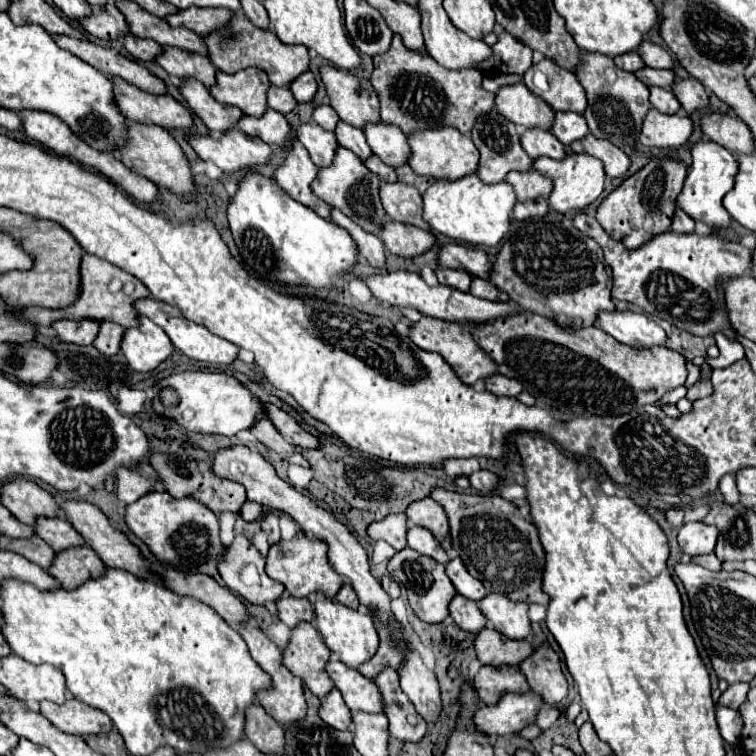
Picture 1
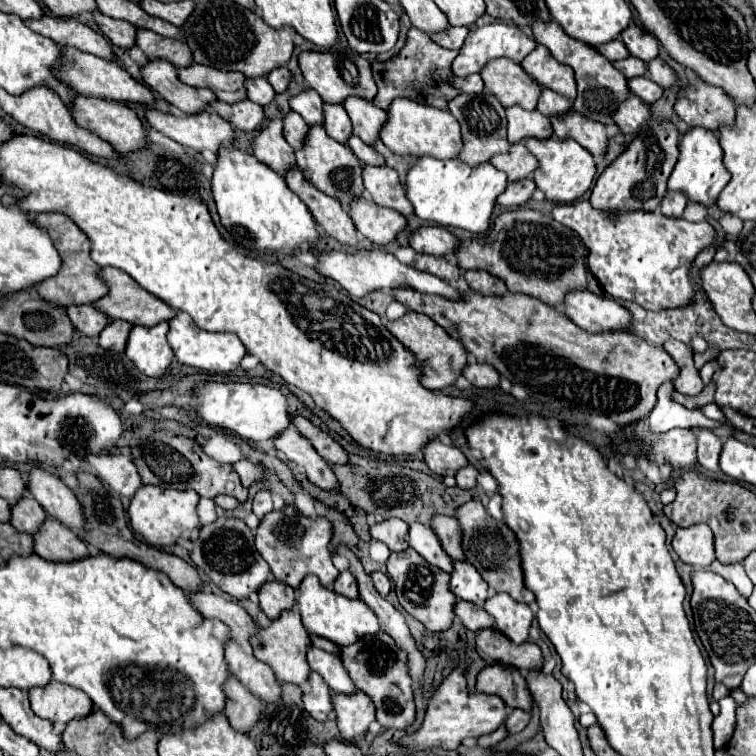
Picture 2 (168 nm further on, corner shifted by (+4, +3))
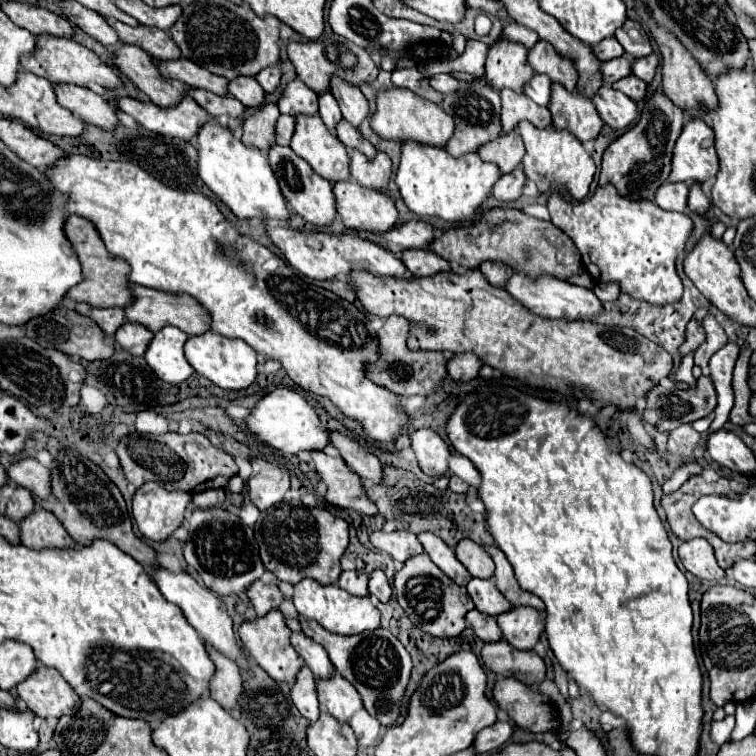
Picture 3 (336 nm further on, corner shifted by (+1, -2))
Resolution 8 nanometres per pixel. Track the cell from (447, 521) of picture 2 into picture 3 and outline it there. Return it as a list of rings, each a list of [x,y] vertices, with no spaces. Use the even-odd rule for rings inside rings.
[[[463,539],[457,549],[455,549],[455,555],[457,559],[467,567],[467,571],[473,575],[473,577],[479,577],[479,579],[491,579],[493,577],[493,559],[489,557],[489,553],[477,545],[475,541],[471,539]]]

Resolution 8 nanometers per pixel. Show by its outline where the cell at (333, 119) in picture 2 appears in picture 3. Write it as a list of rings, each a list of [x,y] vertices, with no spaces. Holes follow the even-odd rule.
[[[329,91],[319,95],[319,117],[323,119],[323,123],[333,131],[335,125],[341,121],[341,113],[339,113],[339,105],[333,99],[333,95]]]

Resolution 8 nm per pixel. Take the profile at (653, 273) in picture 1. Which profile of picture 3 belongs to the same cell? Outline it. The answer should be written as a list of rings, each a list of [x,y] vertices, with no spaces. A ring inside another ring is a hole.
[[[611,183],[597,187],[597,191],[583,201],[567,201],[561,193],[553,193],[549,197],[549,213],[553,225],[567,233],[577,245],[583,267],[595,281],[619,281],[623,293],[629,293],[631,297],[643,299],[653,305],[665,305],[681,299],[683,285],[675,271],[675,259],[691,233],[691,219],[685,213],[663,211],[661,207],[645,199],[633,201],[621,197]]]

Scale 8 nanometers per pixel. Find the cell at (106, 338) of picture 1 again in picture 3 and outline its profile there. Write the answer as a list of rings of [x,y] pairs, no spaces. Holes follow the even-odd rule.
[[[125,323],[121,329],[115,333],[115,341],[129,351],[131,355],[143,355],[145,349],[149,347],[149,341],[153,339],[153,331],[143,327],[141,323]]]

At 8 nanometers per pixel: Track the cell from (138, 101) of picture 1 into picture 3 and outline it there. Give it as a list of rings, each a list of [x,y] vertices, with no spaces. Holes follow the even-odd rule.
[[[45,33],[37,35],[37,51],[21,57],[21,67],[39,77],[45,77],[51,83],[73,83],[73,85],[99,83],[105,89],[113,89],[113,87],[121,85],[121,81],[115,75],[115,69],[111,65],[103,63],[93,51],[75,43],[69,37],[49,37]]]

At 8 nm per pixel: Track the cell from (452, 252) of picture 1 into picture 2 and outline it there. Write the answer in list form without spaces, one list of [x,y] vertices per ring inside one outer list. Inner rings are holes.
[[[424,226],[410,236],[410,246],[420,254],[452,256],[460,248],[460,240],[440,226]]]

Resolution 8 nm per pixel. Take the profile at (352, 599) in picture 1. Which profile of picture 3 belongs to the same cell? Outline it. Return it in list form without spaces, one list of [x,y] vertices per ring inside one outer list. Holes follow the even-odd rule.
[[[343,571],[337,585],[345,591],[349,591],[351,595],[367,595],[367,575],[365,573],[359,573],[359,571]]]

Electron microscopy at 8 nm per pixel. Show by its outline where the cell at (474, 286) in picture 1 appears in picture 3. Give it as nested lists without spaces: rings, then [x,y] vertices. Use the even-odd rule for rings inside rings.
[[[485,261],[481,267],[481,273],[487,277],[487,281],[491,285],[497,285],[497,287],[503,287],[505,281],[511,277],[513,269],[505,263],[495,263],[495,261]]]

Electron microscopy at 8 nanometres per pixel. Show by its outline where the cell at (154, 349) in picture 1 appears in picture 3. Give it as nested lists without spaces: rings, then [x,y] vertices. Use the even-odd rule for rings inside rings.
[[[163,327],[155,333],[145,359],[159,379],[167,383],[183,383],[195,373],[183,353],[187,339],[189,335],[177,327]]]

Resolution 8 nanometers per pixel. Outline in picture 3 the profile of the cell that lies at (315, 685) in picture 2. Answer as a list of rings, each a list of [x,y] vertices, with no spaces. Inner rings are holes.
[[[303,667],[295,677],[295,683],[291,687],[291,701],[303,717],[307,717],[309,721],[317,721],[319,701],[315,691],[315,677],[307,667]]]

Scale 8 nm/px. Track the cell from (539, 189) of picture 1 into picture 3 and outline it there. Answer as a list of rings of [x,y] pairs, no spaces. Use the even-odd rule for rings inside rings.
[[[513,129],[513,133],[501,133],[497,141],[489,141],[481,145],[481,149],[477,149],[477,155],[483,161],[497,163],[501,173],[511,173],[515,167],[521,165],[525,149],[521,135],[517,133],[517,129]]]

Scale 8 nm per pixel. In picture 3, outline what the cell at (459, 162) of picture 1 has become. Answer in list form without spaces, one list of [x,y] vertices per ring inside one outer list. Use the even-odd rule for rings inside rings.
[[[403,87],[383,89],[377,93],[377,107],[369,117],[369,123],[371,123],[371,129],[383,139],[395,139],[395,141],[413,139],[413,141],[437,145],[437,147],[443,147],[455,129],[453,117],[449,117],[439,105],[435,105]]]

